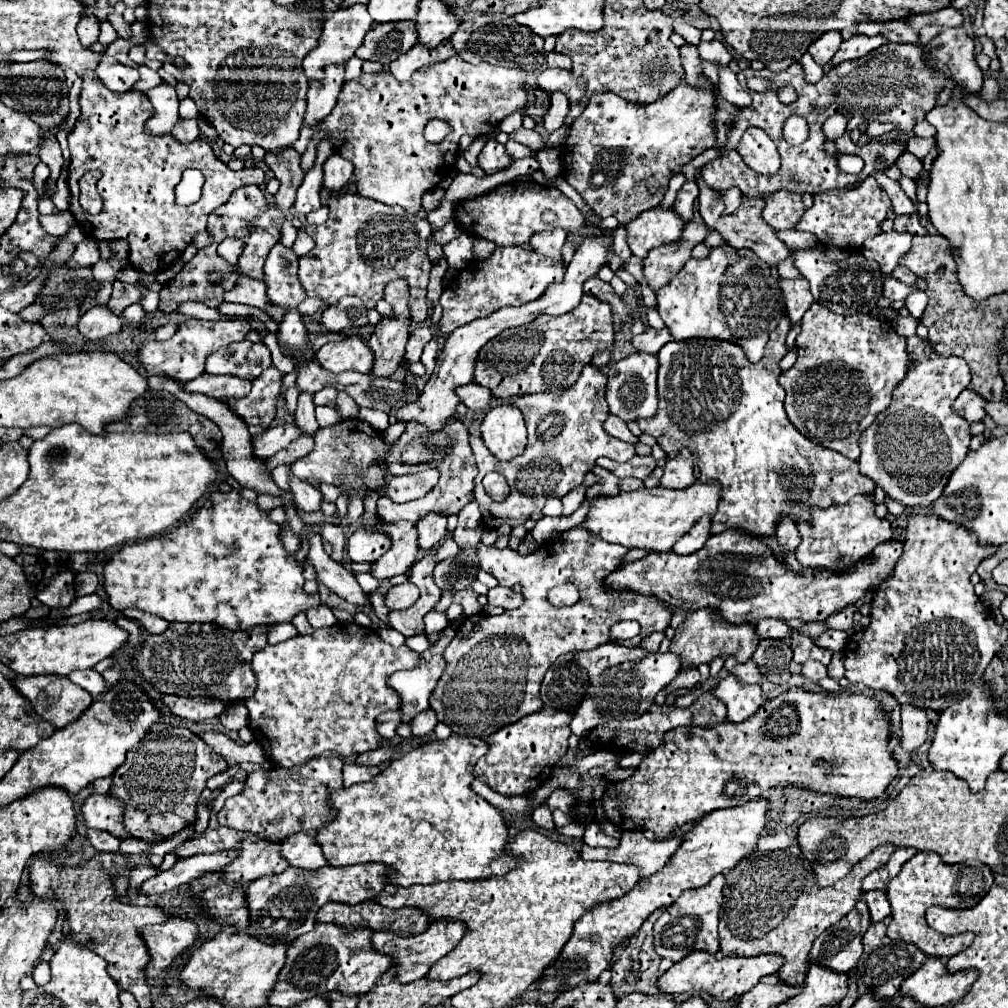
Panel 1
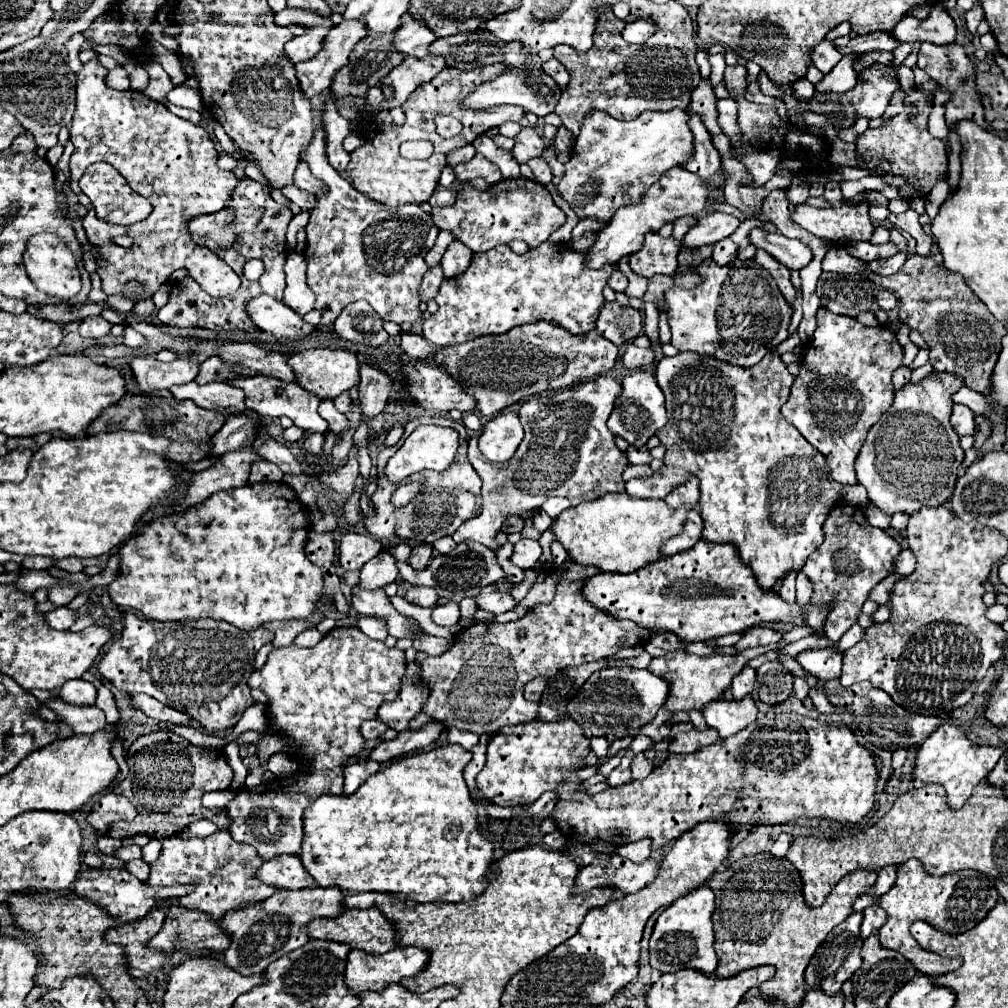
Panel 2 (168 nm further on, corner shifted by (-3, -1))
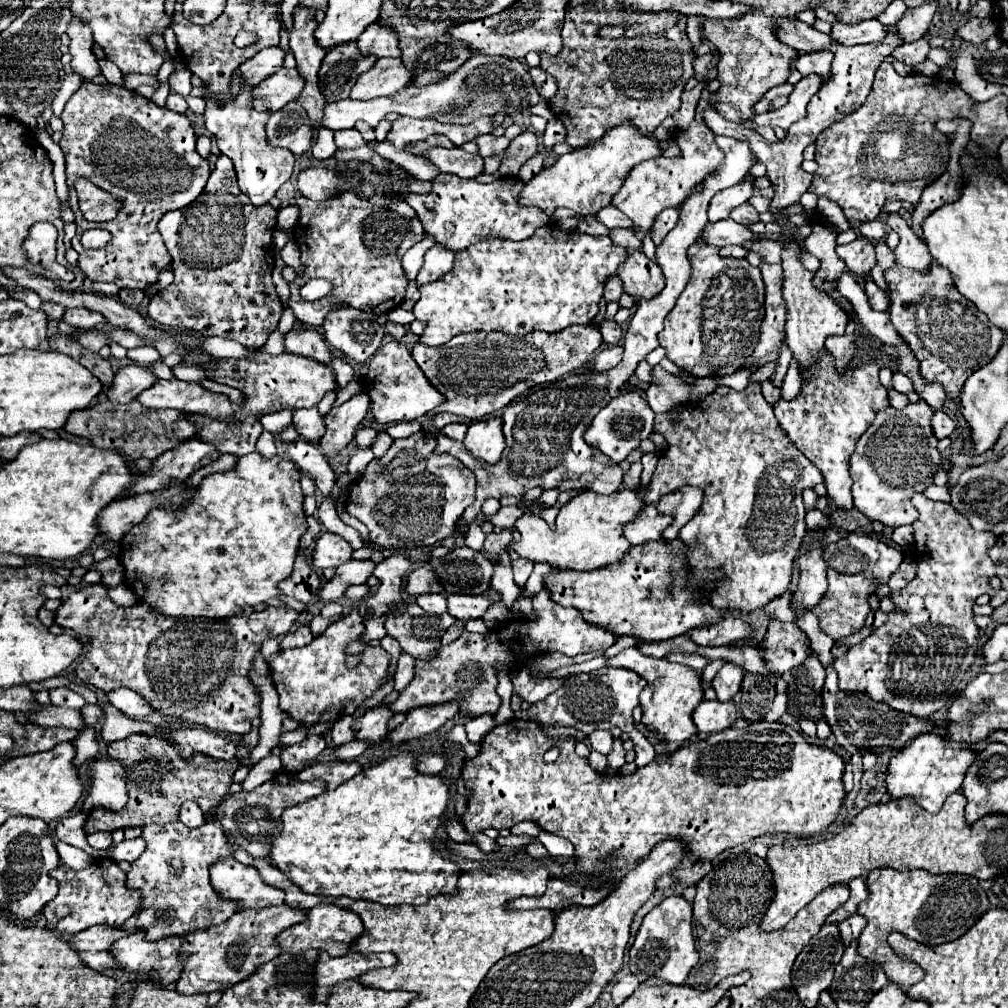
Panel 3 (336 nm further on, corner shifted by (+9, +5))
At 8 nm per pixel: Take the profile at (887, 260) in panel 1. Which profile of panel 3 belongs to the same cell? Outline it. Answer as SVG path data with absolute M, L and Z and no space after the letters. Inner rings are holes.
M858 237L852 243L838 245L836 253L848 265L848 269L852 273L856 273L860 279L866 279L870 269L876 265L874 243L870 239L866 239L866 237Z

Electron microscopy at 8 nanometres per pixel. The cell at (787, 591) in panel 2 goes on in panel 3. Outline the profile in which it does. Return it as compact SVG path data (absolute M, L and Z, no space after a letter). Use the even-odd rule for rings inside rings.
M784 595L772 599L772 601L764 607L764 611L766 611L768 617L778 617L780 621L792 621L792 617L794 617L792 609L788 607L788 599L784 599Z

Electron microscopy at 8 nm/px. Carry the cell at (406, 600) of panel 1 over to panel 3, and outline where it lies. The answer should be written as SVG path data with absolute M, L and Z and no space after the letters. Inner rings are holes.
M424 565L414 569L408 577L406 577L406 587L404 587L408 597L418 597L418 595L426 595L426 593L442 593L440 583L436 581L434 573Z

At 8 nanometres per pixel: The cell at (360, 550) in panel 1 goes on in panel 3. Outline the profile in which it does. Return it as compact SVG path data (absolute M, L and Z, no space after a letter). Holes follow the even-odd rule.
M326 531L324 535L318 537L314 553L312 553L312 565L318 569L326 569L326 567L340 567L342 563L346 563L348 559L352 559L352 545L342 539L336 533Z

